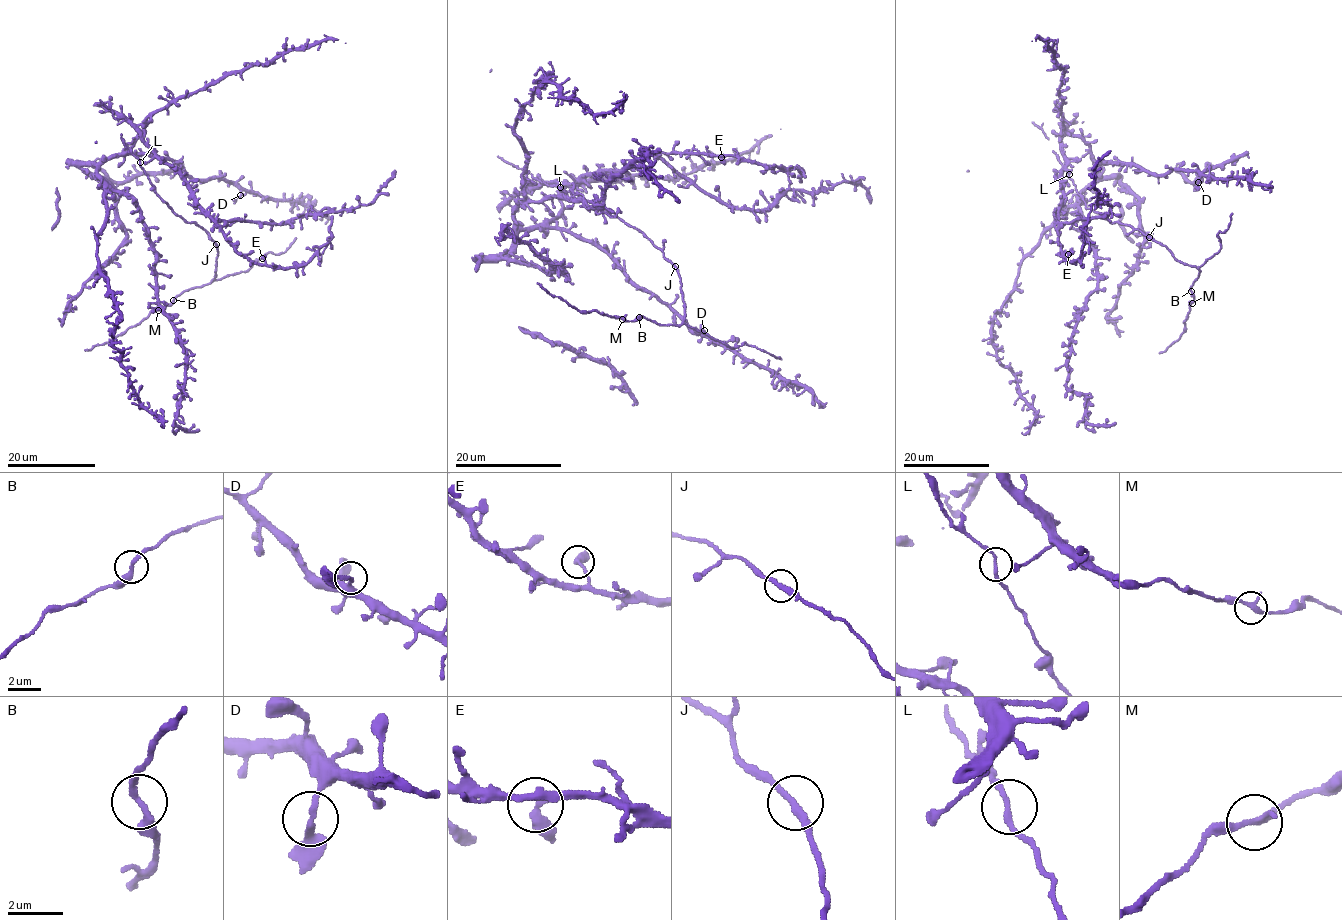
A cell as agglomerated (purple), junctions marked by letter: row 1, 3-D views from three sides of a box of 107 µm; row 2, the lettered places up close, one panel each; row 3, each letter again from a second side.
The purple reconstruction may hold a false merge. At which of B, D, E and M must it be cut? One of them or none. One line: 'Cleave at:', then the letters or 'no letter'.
Cleave at: no letter

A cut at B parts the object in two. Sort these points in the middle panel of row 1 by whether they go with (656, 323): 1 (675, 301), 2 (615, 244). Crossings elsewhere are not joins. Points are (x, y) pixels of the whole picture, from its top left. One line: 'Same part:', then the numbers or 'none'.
Same part: none

